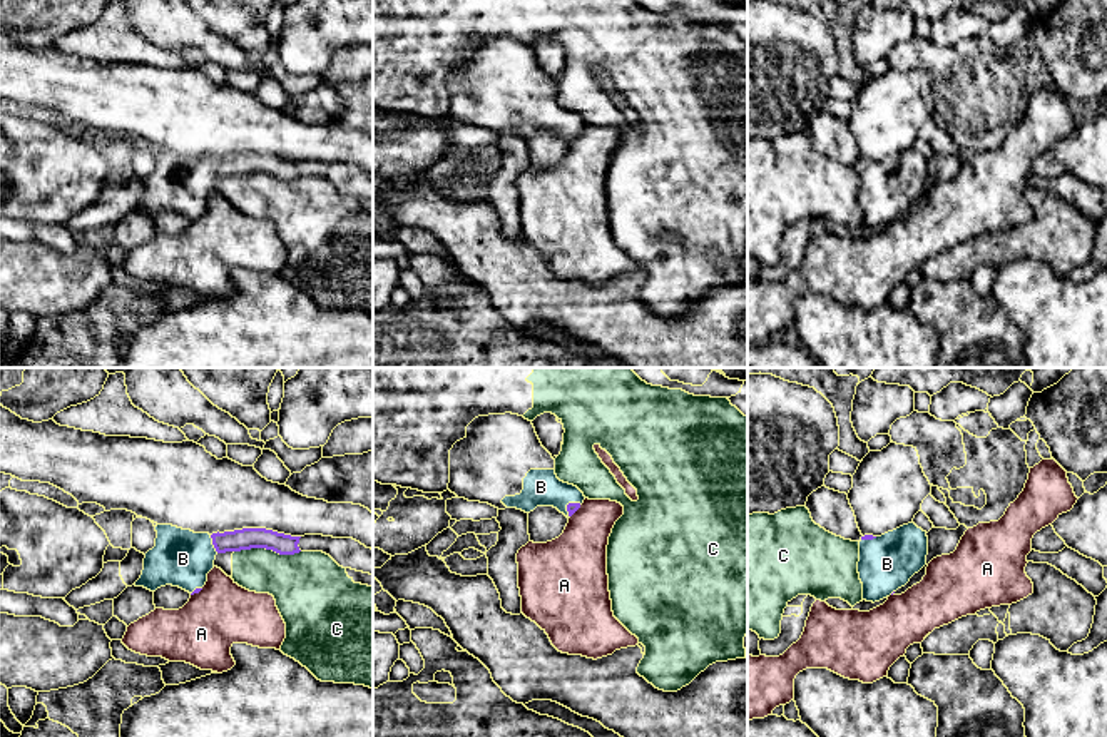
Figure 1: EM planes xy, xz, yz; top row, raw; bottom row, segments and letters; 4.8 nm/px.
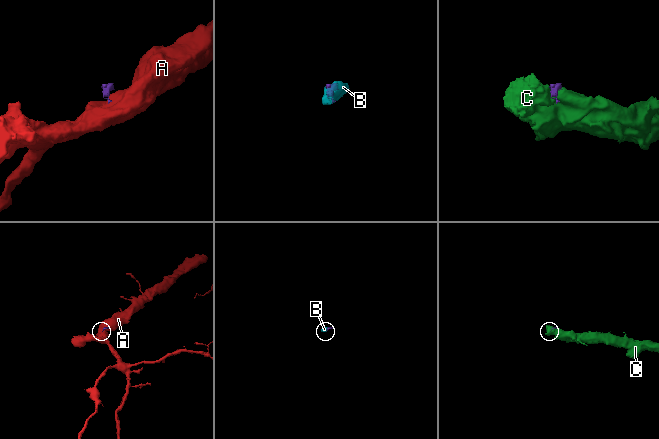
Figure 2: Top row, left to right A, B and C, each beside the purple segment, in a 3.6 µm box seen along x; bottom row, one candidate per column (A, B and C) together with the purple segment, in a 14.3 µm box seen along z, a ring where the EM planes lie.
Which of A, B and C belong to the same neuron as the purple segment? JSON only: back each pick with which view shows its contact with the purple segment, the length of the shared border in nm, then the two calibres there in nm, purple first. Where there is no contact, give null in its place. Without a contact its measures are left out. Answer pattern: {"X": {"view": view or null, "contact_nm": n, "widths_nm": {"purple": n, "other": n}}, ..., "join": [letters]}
{"B": {"view": "xy", "contact_nm": 100, "widths_nm": {"purple": 110, "other": 280}}, "join": ["B"]}

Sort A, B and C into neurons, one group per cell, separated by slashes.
A / B / C

